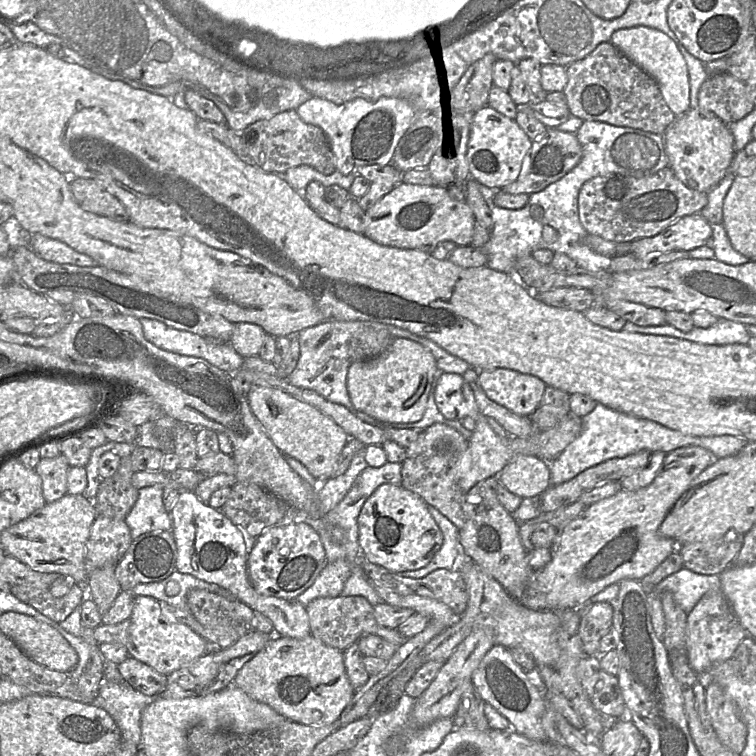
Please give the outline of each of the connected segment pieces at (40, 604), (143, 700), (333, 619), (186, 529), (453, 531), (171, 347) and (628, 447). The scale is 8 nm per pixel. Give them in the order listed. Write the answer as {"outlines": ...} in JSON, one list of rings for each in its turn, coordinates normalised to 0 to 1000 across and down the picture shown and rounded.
{"outlines":[[[[103,772],[82,790],[71,790],[65,779],[33,774],[16,774],[13,784],[75,824],[85,821],[108,798],[108,780]]],[[[138,873],[136,901],[120,931],[144,943],[156,959],[161,978],[185,991],[187,944],[200,923],[171,906],[155,881]]],[[[480,788],[426,790],[411,795],[405,802],[411,840],[429,852],[455,861],[481,840],[499,840],[525,857],[538,845],[525,832],[504,828],[496,819],[493,802]]],[[[239,648],[225,680],[234,726],[233,755],[287,772],[312,788],[317,770],[327,763],[324,704],[291,673],[266,664],[255,649]]],[[[566,668],[566,673],[586,706],[586,720],[562,750],[526,757],[532,762],[558,765],[577,753],[608,754],[612,745],[612,725],[606,698],[575,671]]],[[[185,421],[184,425],[193,450],[216,463],[269,474],[300,493],[311,493],[321,484],[323,472],[303,452],[234,437],[204,422]]],[[[791,533],[776,550],[770,553],[769,573],[739,603],[722,611],[728,611],[729,639],[737,642],[806,607],[825,606],[849,595],[861,599],[874,597],[882,601],[901,591],[923,590],[939,597],[946,607],[951,607],[974,602],[987,587],[985,582],[966,575],[913,577],[865,557],[835,550]]]]}

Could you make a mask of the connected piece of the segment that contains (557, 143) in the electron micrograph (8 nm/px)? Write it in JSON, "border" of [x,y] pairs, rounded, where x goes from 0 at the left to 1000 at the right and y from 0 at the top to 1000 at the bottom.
{"border":[[[737,169],[724,171],[718,179],[705,187],[704,196],[693,212],[685,237],[660,253],[680,258],[712,255],[757,225],[767,213],[769,206],[770,194],[762,177],[743,175]]]}

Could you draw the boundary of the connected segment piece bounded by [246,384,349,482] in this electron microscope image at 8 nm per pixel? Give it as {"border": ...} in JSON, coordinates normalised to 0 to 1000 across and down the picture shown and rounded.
{"border":[[[333,508],[325,526],[358,583],[377,603],[398,611],[419,636],[442,631],[447,606],[462,577],[438,552],[366,512]]]}

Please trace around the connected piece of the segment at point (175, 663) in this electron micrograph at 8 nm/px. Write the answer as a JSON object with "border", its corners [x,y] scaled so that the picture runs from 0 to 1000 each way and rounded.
{"border":[[[180,787],[172,816],[159,824],[142,827],[134,824],[123,832],[124,844],[134,851],[159,851],[164,853],[172,869],[198,881],[206,889],[225,890],[249,881],[274,864],[274,848],[242,824],[226,823],[213,808],[210,795],[196,788]]]}

